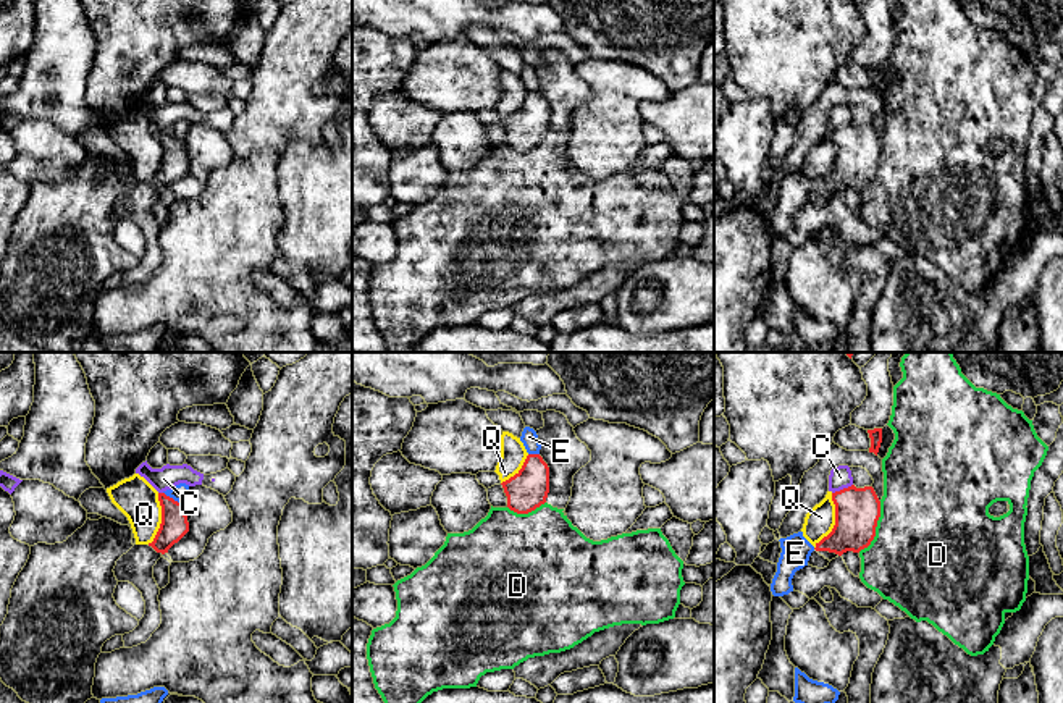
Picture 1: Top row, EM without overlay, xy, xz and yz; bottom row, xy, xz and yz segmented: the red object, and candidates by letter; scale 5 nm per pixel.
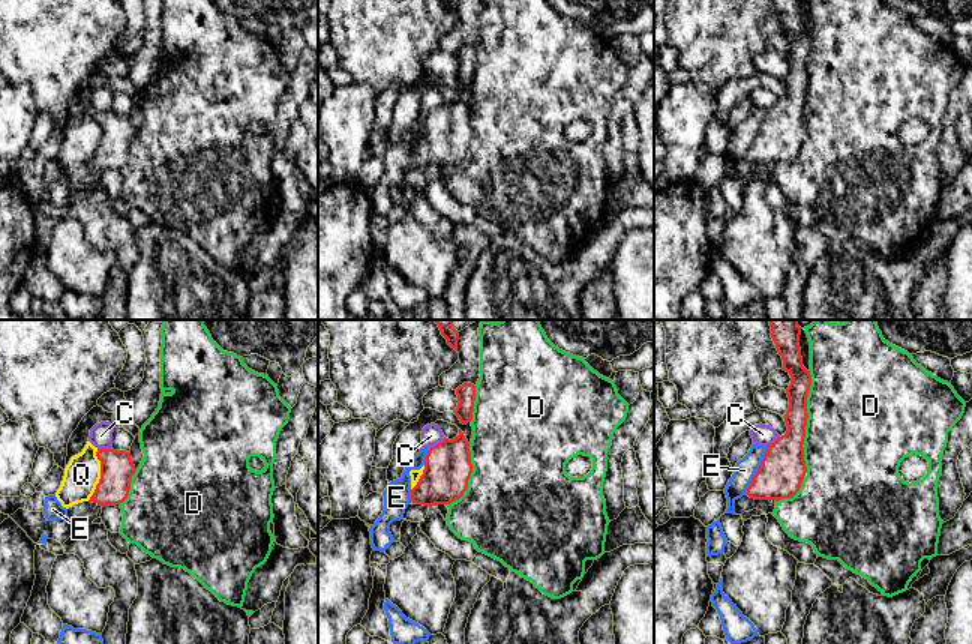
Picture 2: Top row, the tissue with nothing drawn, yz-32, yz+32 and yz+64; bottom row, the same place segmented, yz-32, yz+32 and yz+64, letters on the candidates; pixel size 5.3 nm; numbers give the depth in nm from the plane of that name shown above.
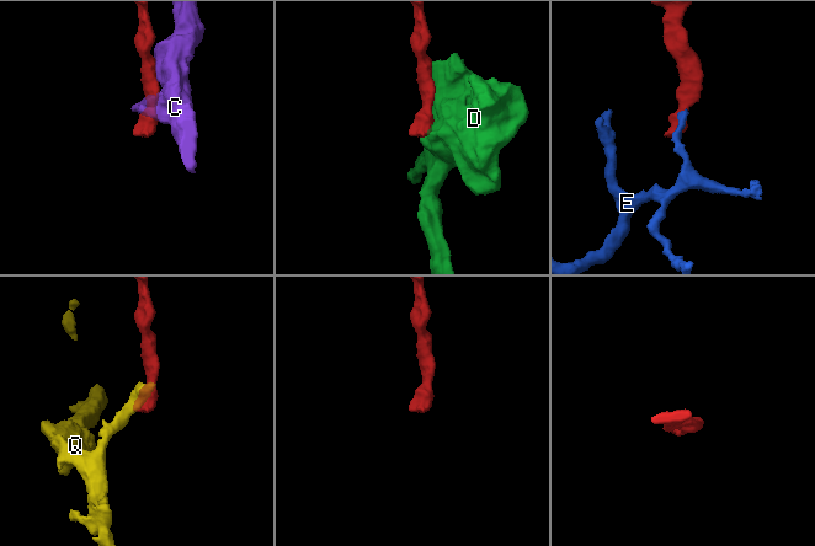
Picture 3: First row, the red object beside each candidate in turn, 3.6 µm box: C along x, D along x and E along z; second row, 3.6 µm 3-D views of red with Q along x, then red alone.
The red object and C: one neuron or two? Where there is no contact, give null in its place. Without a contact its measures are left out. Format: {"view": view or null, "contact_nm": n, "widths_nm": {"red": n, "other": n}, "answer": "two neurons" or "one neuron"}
{"view": "yz", "contact_nm": 120, "widths_nm": {"red": 220, "other": 110}, "answer": "two neurons"}

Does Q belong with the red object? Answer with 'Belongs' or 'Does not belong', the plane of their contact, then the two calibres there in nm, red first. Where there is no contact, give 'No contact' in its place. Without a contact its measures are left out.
Does not belong. Touches red in yz. Thickness 220 nm (red) against 150 nm

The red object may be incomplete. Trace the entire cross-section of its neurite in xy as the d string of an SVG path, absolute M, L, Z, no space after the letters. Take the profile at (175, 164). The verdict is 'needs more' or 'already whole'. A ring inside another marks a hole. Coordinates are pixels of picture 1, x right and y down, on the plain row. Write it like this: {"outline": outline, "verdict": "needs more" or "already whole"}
{"outline": "M158 131L158 139L162 144L162 162L153 179L149 183L134 183L116 199L113 207L116 218L132 221L145 239L145 252L139 259L139 263L132 270L123 273L124 286L145 281L160 265L160 226L153 217L153 204L189 170L189 160L183 142L165 131Z", "verdict": "needs more"}

